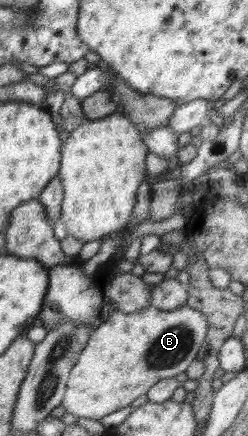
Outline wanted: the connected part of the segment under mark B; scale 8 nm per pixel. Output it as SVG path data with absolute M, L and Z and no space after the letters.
M150 305L137 313L111 313L79 354L60 405L73 415L95 420L127 407L154 384L185 372L198 357L208 328L206 316L187 305L173 311Z

